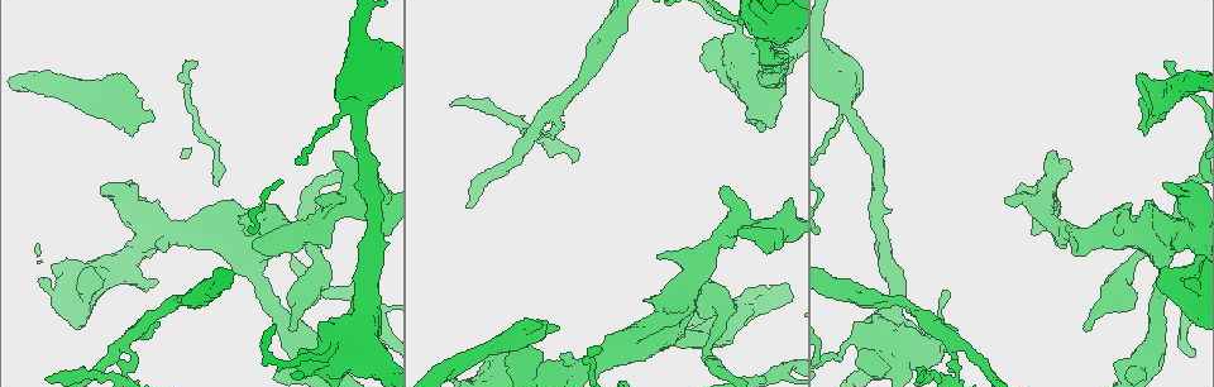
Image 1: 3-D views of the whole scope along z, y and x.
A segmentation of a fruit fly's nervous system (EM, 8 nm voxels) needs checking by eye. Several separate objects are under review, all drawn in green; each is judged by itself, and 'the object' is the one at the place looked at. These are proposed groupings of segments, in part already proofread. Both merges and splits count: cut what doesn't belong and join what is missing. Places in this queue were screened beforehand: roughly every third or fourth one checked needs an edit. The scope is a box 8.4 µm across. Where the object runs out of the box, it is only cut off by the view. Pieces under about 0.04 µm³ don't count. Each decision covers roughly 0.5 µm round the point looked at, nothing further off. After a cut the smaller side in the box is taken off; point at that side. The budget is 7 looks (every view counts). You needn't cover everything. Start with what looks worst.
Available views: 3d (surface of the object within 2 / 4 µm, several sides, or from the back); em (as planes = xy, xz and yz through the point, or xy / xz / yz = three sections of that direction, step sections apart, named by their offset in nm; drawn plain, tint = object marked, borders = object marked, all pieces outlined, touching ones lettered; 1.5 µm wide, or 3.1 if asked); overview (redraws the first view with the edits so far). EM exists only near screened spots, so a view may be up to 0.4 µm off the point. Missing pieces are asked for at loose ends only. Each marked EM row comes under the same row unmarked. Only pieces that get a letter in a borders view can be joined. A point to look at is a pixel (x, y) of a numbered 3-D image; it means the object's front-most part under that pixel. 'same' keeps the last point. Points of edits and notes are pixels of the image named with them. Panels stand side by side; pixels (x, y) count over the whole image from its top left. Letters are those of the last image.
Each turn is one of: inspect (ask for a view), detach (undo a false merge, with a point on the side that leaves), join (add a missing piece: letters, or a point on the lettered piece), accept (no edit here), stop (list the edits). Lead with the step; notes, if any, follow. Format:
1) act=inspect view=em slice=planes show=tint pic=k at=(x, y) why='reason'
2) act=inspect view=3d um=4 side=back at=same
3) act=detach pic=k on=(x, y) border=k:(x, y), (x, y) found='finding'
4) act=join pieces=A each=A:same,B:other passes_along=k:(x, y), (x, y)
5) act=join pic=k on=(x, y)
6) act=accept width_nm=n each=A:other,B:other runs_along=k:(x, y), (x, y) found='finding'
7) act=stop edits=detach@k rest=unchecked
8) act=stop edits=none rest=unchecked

act=inspect view=em slice=xy step=8 show=borders pic=1 at=(133, 135) why='free end'

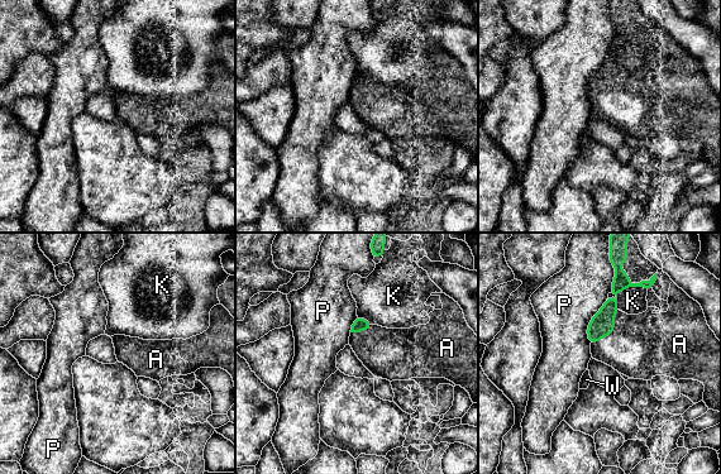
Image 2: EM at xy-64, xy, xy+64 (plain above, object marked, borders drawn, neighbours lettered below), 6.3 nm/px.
act=join pieces=A each=A:same,K:other,P:other,W:other found='it goes on there'

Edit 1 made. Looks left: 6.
act=inspect view=em slice=planes show=borders pic=1 at=(1086, 329) why='branch stops here'

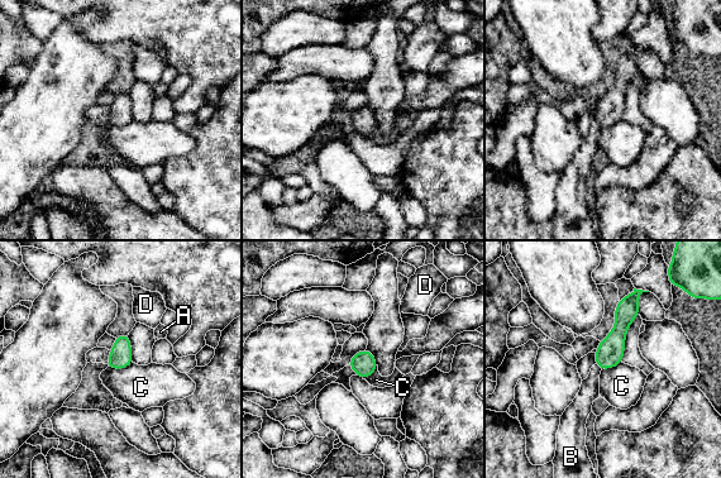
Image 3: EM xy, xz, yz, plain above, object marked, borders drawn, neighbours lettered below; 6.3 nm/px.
act=join pieces=B width_nm=140 each=A:other,B:same,C:other,D:other passes_along=3:(610, 350), (598, 366), (590, 388) found='it goes on there'

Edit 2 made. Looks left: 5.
act=inspect view=em slice=planes show=borders pic=1 at=(855, 329)

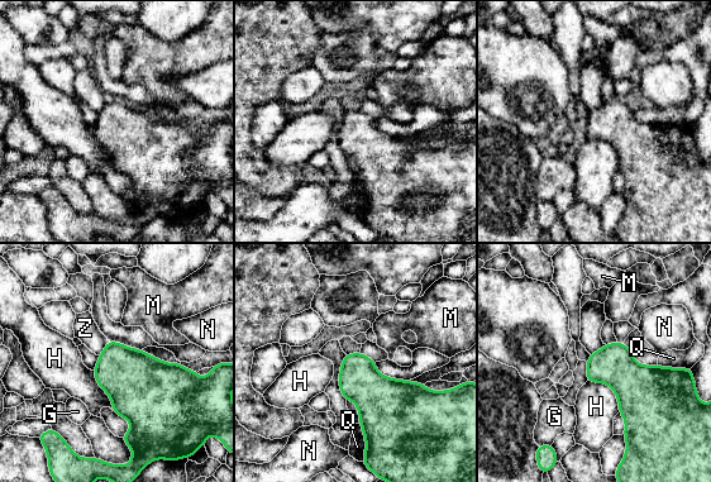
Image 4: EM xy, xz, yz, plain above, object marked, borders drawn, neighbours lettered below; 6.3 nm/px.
act=accept each=G:other,H:other,M:other,N:other,Q:other,Z:other border=4:(587, 380), (605, 382), (619, 411) found='none of them fits'

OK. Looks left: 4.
act=stop edits=join@2,join@3 rest=unchecked

